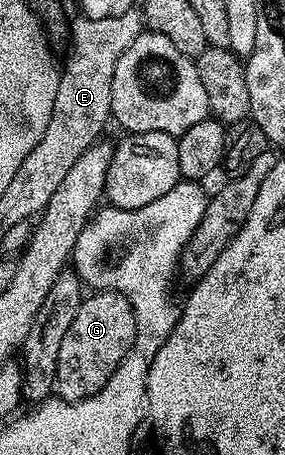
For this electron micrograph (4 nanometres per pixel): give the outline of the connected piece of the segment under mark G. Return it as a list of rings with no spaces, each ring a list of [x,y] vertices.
[[[100,289],[84,296],[61,343],[61,355],[57,355],[54,392],[63,401],[80,401],[101,391],[113,371],[117,371],[121,359],[125,359],[129,347],[133,347],[134,338],[135,316],[125,295],[112,289]]]

